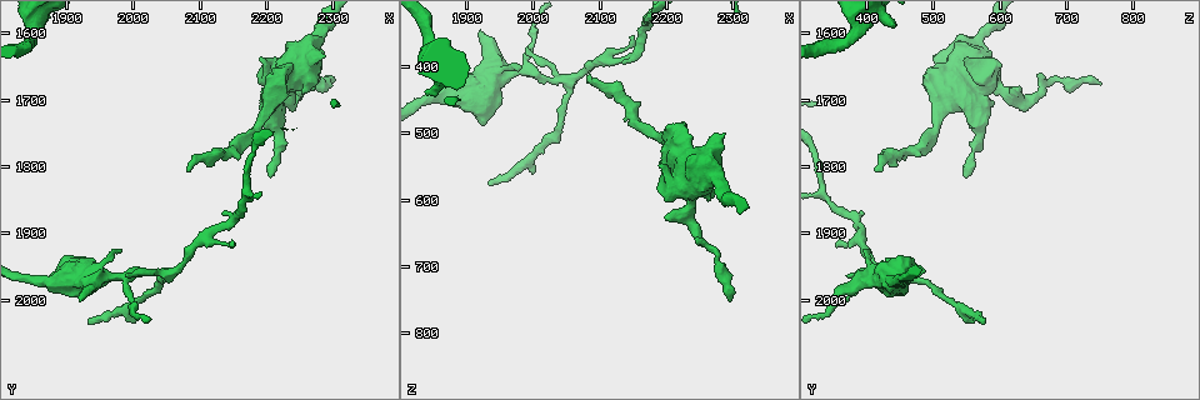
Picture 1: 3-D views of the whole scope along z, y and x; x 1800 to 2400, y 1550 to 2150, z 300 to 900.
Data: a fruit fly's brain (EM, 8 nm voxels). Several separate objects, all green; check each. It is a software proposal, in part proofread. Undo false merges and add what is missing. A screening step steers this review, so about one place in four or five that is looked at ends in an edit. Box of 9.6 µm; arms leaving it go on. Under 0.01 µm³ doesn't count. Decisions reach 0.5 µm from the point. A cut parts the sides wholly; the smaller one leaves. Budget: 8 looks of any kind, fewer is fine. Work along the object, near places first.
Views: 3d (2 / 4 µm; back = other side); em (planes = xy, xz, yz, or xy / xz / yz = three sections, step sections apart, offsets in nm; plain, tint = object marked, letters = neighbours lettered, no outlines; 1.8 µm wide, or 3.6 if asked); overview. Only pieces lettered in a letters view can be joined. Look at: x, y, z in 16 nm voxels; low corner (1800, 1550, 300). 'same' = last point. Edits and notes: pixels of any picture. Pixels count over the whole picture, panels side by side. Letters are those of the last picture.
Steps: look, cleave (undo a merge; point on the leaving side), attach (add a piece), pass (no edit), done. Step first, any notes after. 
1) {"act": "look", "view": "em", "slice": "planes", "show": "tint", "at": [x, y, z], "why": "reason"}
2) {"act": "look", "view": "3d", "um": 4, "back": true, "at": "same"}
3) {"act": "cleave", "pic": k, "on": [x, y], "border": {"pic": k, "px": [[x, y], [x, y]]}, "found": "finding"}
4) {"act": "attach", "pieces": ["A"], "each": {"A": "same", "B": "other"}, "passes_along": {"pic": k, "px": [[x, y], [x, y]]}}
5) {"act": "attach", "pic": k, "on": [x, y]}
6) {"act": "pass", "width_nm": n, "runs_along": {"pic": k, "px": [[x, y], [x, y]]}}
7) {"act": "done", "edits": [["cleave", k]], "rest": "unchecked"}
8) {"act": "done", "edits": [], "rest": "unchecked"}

{"act": "look", "view": "em", "slice": "planes", "show": "letters", "at": [2050, 1960, 420], "why": "narrows sharply"}

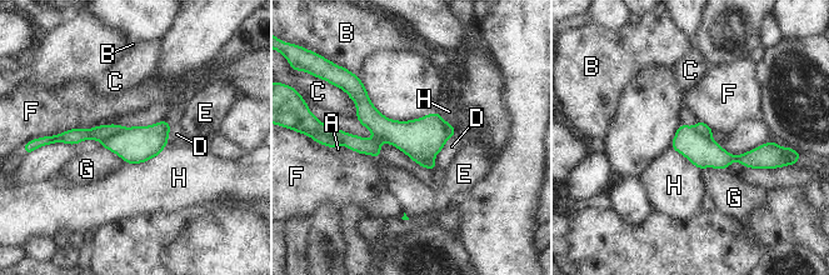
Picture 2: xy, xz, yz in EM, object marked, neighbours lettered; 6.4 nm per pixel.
{"act": "cleave", "pic": 2, "on": [138, 144], "each": {"A": "other", "B": "other", "C": "other", "D": "other", "E": "other", "F": "other", "G": "other", "H": "other"}, "border": {"pic": 2, "px": [[126, 128], [101, 140]]}, "found": "two cells meet here"}

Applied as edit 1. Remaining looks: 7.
{"act": "look", "view": "3d", "um": 2, "at": [2295, 1675, 755], "why": "an open end"}

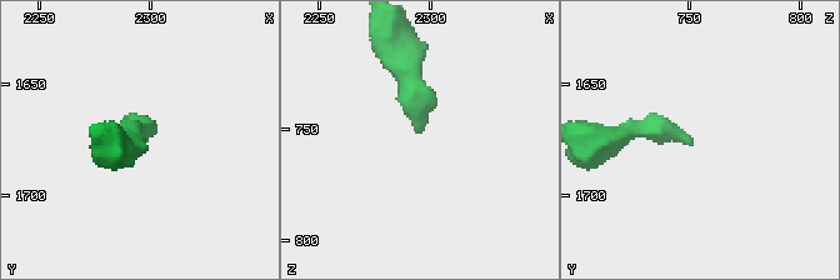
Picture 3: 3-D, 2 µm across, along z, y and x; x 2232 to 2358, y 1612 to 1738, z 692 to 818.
{"act": "look", "view": "em", "slice": "yz", "step": 8, "show": "tint", "at": [2297, 1674, 751]}

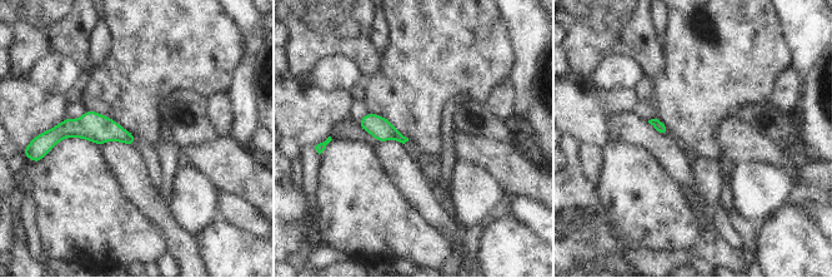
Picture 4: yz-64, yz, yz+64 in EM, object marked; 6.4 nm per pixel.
{"act": "look", "view": "em", "slice": "planes", "show": "letters", "at": "same"}

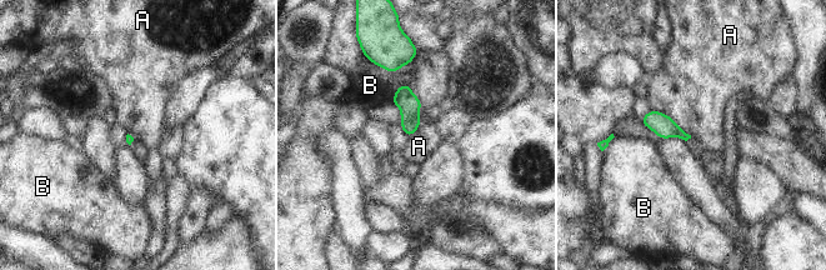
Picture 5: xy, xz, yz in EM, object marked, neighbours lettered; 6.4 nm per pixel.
{"act": "pass", "each": {"A": "other", "B": "other"}, "border": {"pic": 5, "px": [[652, 109], [666, 114], [691, 136]]}, "found": "none of them fits"}

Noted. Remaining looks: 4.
{"act": "look", "view": "em", "um": 3.6, "slice": "planes", "show": "tint", "at": [2270, 1615, 560], "why": "calibre changes"}

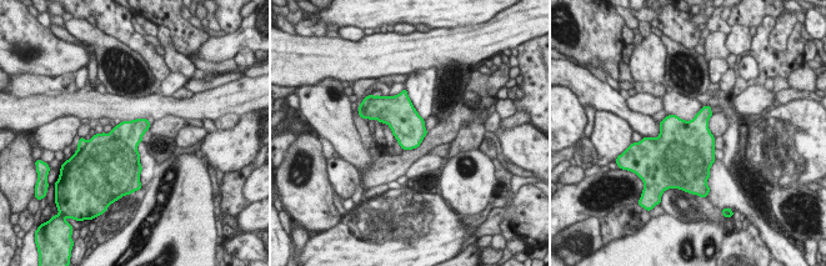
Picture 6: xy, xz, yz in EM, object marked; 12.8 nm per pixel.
{"act": "look", "view": "em", "um": 3.6, "slice": "planes", "show": "letters", "at": "same"}

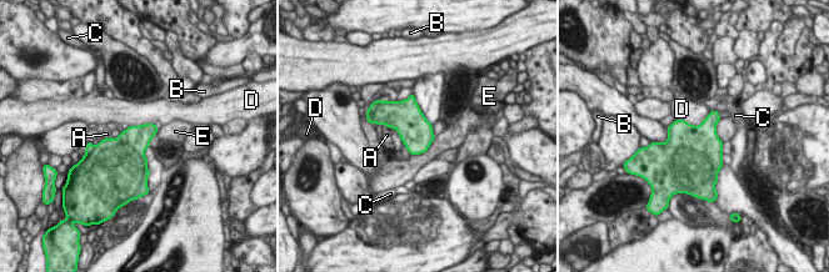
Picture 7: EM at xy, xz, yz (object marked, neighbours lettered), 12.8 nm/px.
{"act": "pass", "each": {"A": "other", "B": "other", "C": "other", "D": "other", "E": "other"}, "border": {"pic": 7, "px": [[710, 111], [698, 125], [677, 120]]}, "found": "one cell here"}

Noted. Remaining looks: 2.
{"act": "done", "edits": [["cleave", 2]], "rest": "unchecked"}

